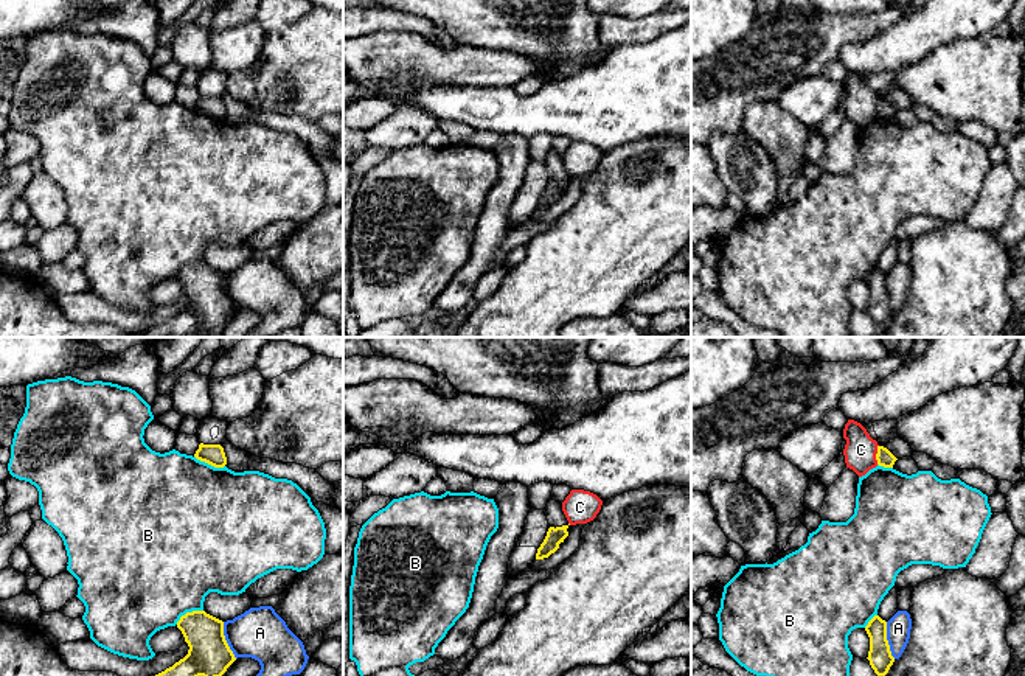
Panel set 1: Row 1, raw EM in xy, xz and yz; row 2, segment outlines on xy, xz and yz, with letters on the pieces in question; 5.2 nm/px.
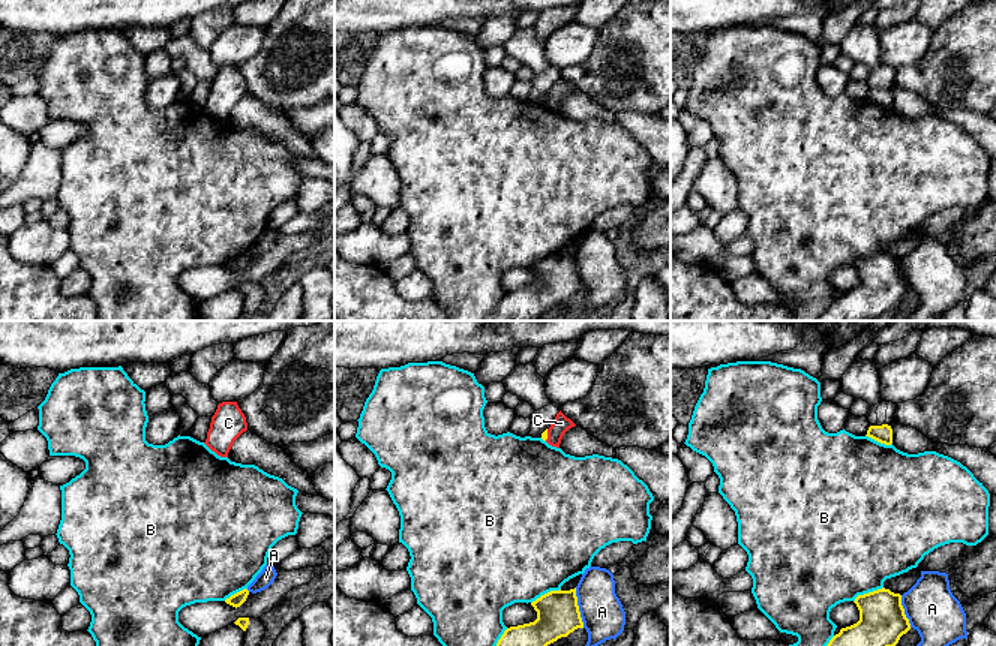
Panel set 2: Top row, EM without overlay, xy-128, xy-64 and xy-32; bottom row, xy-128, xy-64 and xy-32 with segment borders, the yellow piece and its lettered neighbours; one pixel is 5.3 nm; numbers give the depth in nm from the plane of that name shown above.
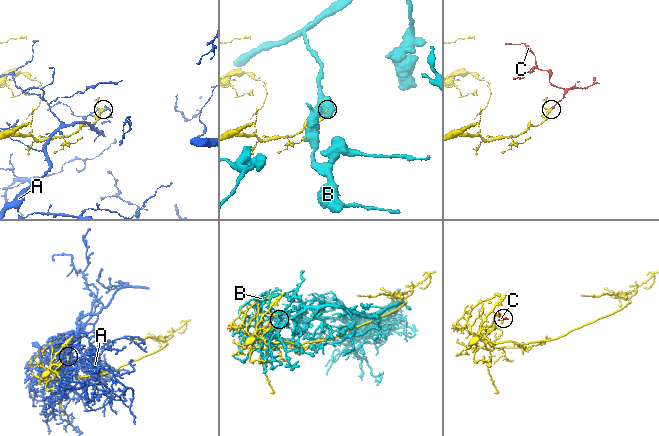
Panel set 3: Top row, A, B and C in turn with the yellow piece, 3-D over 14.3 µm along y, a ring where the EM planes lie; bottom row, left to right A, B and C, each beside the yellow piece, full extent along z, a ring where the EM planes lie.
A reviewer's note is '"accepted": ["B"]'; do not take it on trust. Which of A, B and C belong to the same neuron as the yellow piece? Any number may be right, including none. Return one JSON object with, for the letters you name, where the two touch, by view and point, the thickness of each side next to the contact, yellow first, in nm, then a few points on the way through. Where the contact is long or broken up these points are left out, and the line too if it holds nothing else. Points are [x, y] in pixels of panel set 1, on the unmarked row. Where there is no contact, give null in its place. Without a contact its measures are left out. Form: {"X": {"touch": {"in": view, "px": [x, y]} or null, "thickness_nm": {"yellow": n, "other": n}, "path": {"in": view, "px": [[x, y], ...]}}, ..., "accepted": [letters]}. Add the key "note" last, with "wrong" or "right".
{"accepted": [], "note": "wrong"}

